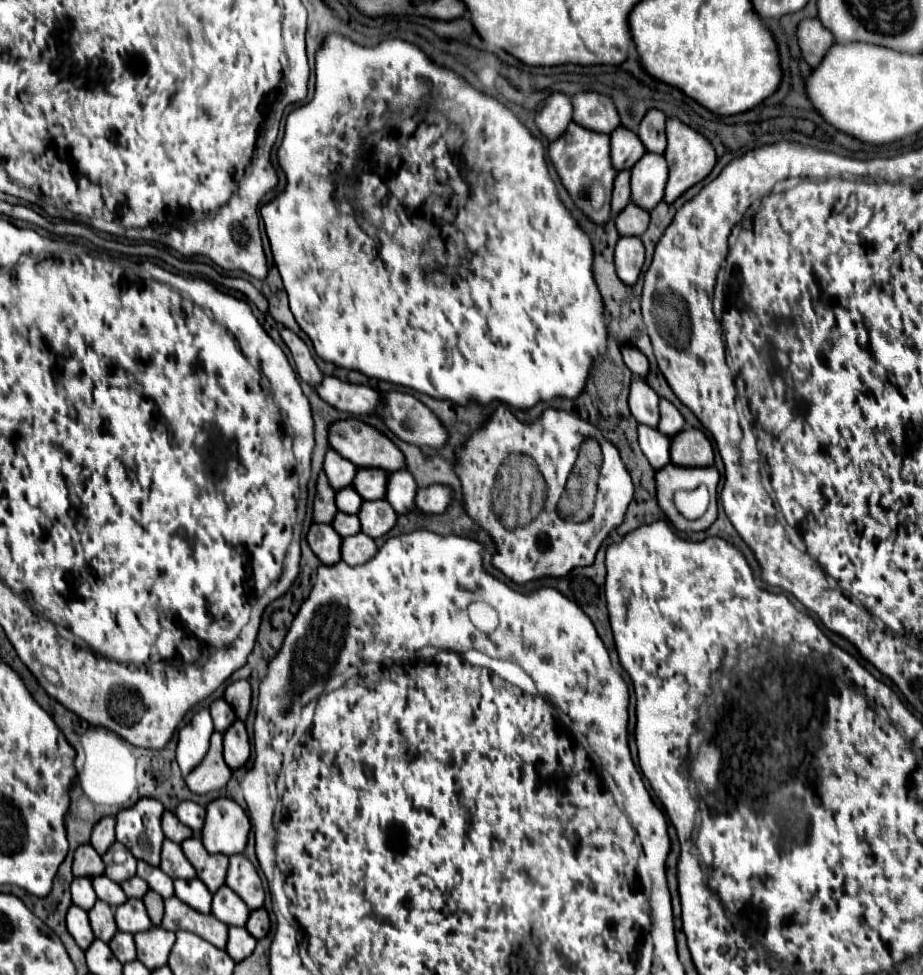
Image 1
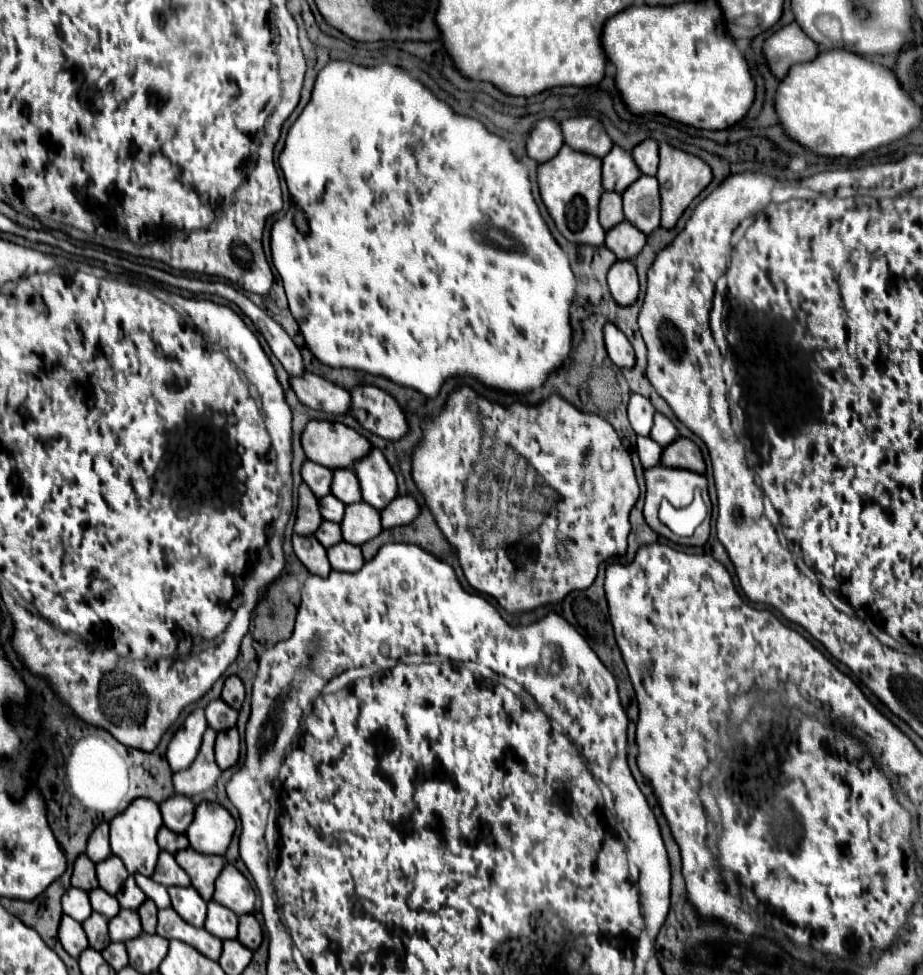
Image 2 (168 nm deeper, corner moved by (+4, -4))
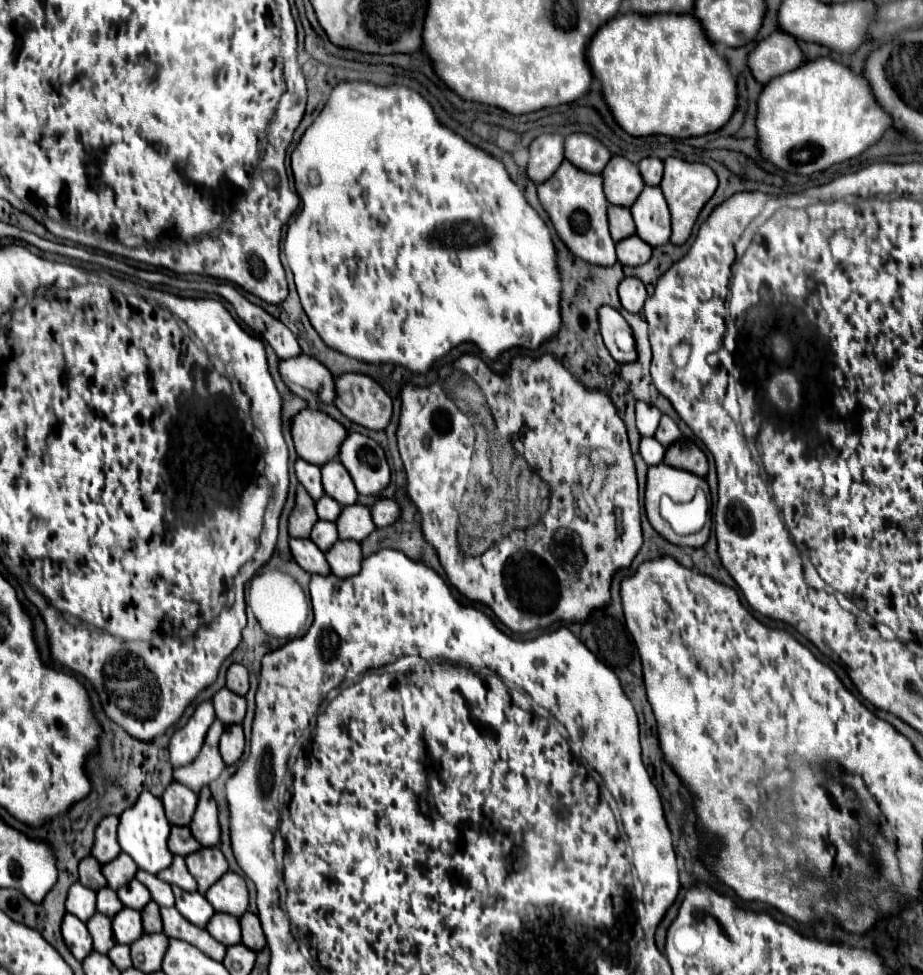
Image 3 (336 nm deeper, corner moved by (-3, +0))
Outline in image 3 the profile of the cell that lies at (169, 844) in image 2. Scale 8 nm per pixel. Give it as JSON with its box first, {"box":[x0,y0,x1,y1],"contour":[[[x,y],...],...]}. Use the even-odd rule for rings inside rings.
{"box":[168,826,200,856],"contour":[[[172,826],[170,838],[168,838],[168,848],[172,854],[188,856],[188,854],[200,850],[200,844],[194,840],[188,826]]]}

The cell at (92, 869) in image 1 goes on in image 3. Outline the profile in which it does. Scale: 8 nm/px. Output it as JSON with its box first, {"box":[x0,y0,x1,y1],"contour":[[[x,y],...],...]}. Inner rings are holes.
{"box":[80,856,106,890],"contour":[[[86,856],[80,862],[80,884],[90,890],[100,890],[106,886],[106,878],[102,876],[102,864],[94,856]]]}

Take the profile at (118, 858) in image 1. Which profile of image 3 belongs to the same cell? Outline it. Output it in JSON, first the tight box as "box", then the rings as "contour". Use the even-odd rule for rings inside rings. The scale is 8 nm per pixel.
{"box":[102,852,138,890],"contour":[[[122,852],[118,858],[114,858],[112,862],[108,862],[108,864],[102,866],[102,874],[106,876],[108,886],[110,886],[112,890],[118,890],[118,888],[122,888],[124,884],[128,884],[128,882],[134,878],[136,870],[138,870],[138,866],[136,866],[134,860],[132,860],[128,854],[124,854],[124,852]]]}

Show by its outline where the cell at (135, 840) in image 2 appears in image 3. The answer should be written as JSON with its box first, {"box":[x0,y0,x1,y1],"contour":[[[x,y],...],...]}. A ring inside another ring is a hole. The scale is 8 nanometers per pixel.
{"box":[118,792,172,874],"contour":[[[142,792],[138,802],[124,810],[120,816],[120,824],[118,824],[118,844],[122,848],[122,852],[130,854],[132,860],[136,862],[136,866],[140,870],[146,870],[150,874],[158,874],[160,870],[168,868],[172,864],[172,854],[166,846],[170,834],[170,824],[164,816],[164,806],[160,804],[160,800],[156,796],[152,796],[150,792]]]}

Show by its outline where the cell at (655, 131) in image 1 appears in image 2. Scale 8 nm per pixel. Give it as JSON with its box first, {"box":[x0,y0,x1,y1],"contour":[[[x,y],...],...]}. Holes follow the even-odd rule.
{"box":[633,140,659,176],"contour":[[[645,140],[633,150],[633,160],[641,174],[655,176],[657,174],[657,164],[659,164],[659,144],[655,140]]]}

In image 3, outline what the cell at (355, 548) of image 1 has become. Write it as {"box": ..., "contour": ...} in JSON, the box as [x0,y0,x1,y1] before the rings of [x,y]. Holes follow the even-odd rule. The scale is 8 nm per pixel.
{"box":[326,540,362,578],"contour":[[[338,540],[328,552],[326,552],[326,560],[332,568],[332,574],[346,578],[346,576],[354,576],[356,572],[360,572],[360,564],[362,564],[362,548],[356,540]]]}

